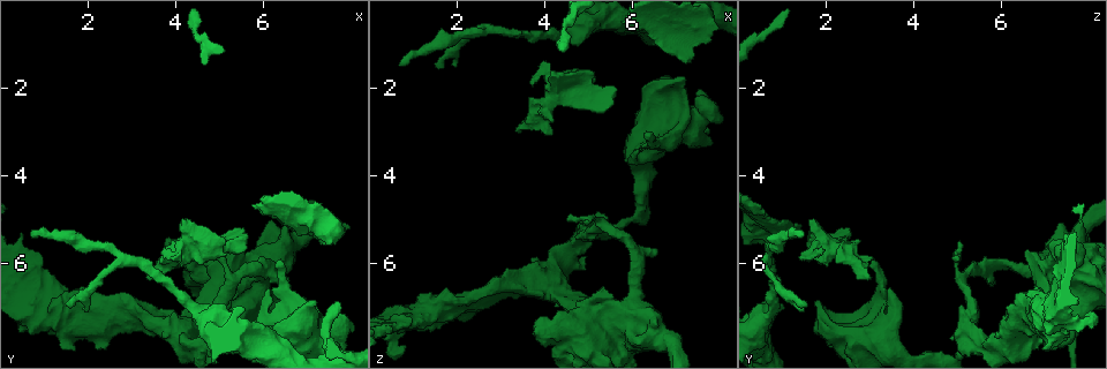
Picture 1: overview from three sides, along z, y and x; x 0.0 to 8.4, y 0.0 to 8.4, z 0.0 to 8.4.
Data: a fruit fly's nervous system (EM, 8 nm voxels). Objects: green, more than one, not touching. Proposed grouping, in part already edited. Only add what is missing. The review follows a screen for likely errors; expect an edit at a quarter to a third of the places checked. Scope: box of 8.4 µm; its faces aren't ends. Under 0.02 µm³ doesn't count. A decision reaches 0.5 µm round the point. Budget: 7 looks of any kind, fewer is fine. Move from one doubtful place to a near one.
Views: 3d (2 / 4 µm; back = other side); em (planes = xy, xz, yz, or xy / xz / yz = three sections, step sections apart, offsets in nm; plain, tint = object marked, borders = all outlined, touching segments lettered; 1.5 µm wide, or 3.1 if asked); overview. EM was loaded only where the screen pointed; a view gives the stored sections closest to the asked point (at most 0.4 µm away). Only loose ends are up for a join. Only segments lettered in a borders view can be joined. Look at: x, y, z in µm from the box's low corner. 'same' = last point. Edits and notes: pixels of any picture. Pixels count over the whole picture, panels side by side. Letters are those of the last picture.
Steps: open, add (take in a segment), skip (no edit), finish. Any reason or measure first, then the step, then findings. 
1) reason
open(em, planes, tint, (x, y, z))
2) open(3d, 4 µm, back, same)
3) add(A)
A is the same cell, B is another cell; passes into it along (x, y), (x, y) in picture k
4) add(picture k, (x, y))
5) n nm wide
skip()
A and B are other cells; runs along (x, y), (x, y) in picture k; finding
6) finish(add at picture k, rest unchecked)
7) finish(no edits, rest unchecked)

stops while still wide
open(3d, 2 µm, (1.60, 8.00, 7.00))

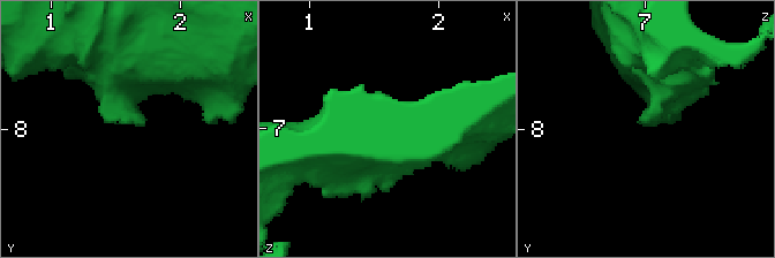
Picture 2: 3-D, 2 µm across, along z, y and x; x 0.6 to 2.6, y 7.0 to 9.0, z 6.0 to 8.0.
open(em, yz, step 4, borders, (1.60, 7.92, 6.94))

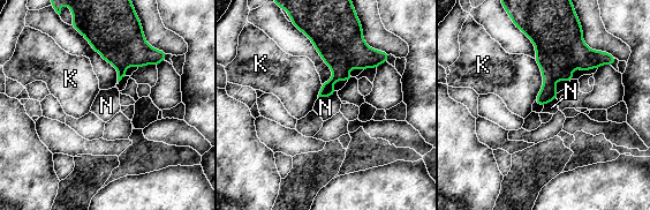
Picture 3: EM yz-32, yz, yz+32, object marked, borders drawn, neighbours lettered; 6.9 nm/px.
skip()
K and N are other cells; border along (534, 59), (542, 76), (536, 99) in picture 3; no lettered segment goes on from it

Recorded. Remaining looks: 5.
thick end
open(em, xz, step 4, borders, (3.75, 7.65, 5.90))

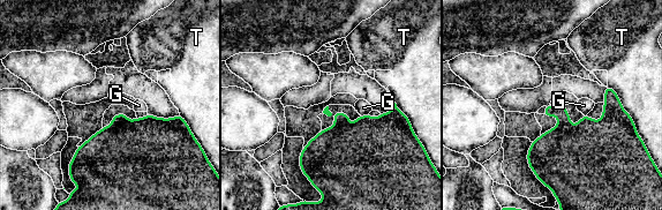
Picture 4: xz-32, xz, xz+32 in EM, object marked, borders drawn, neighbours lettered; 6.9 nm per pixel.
open(em, planes, borders, same)

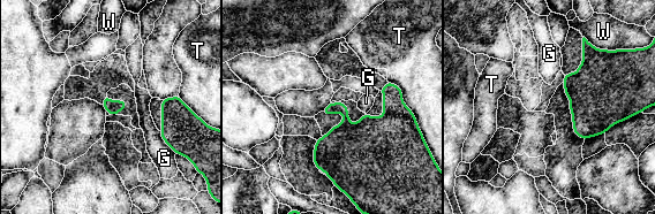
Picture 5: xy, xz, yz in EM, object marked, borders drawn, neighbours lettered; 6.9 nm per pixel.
skip()
G, T and W are other cells; none of them fits

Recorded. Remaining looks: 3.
thick end
open(3d, 4 µm, (6.25, 7.50, 2.10))

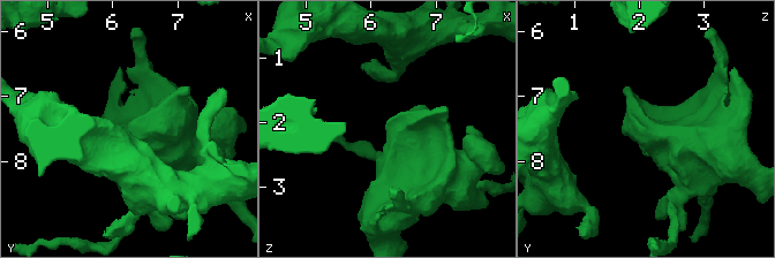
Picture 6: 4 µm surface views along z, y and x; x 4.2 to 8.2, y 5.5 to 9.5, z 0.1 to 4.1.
open(em, planes, borders, (6.25, 7.50, 2.05))

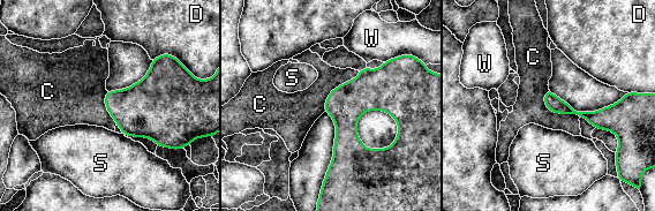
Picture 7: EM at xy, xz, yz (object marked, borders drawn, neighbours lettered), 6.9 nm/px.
skip()
C, D, S and W are other cells; border along (543, 93), (549, 110), (579, 118) in picture 7; none of them fits

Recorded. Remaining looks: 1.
finish(no edits, rest unchecked)

